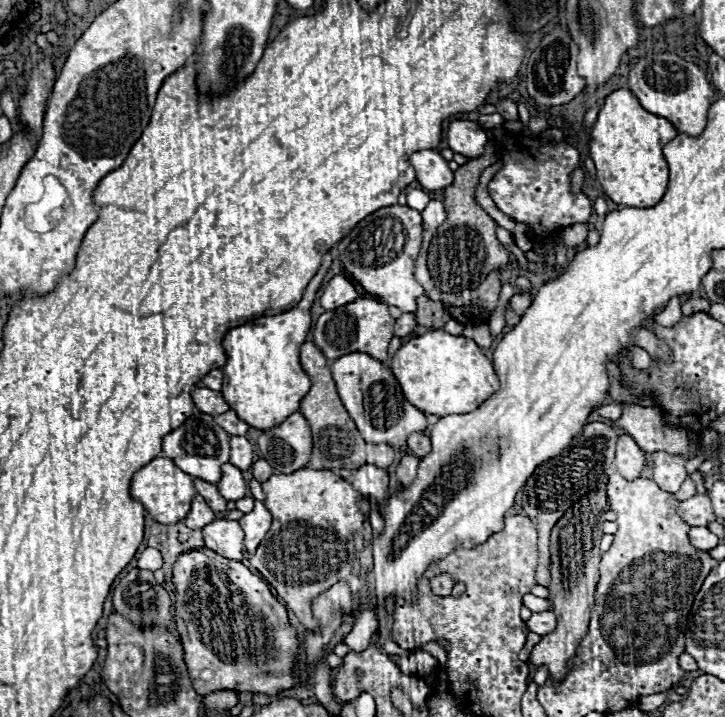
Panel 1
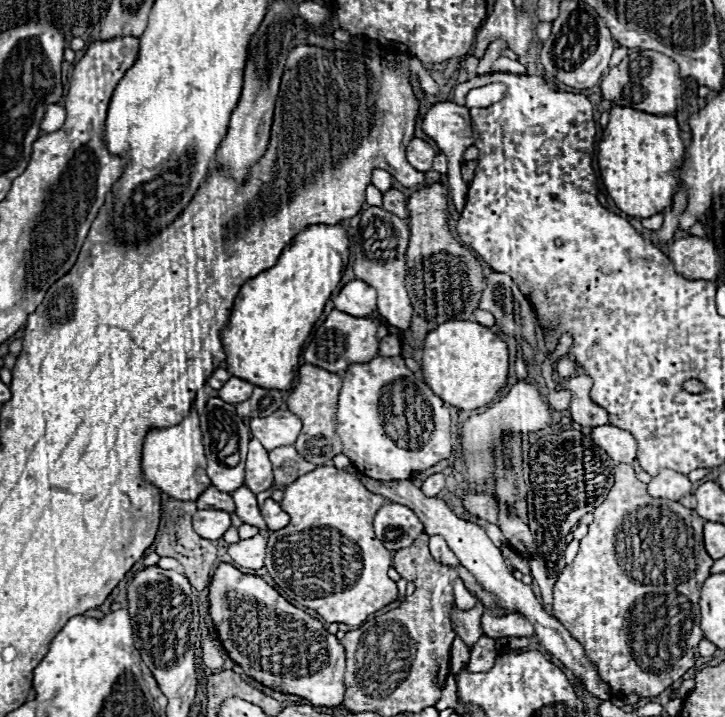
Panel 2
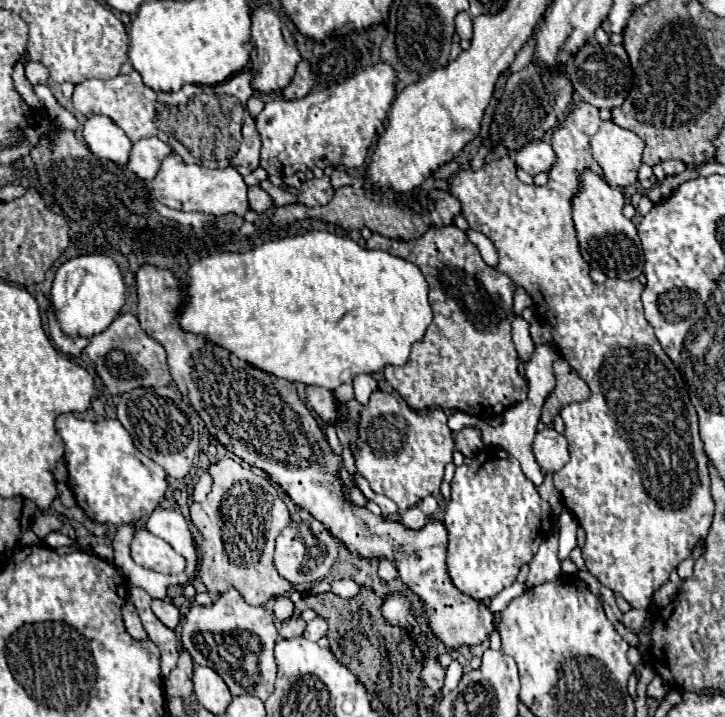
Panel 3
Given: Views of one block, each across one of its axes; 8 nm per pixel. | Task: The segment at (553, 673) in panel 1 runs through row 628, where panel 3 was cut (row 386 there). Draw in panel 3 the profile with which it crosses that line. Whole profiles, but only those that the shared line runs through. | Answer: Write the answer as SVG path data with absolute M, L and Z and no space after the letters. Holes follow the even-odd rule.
M564 358L554 360L552 364L554 368L554 378L556 378L556 386L550 392L550 396L544 402L542 408L542 422L552 424L554 416L572 402L582 402L590 396L590 388L586 386L586 382L568 366L568 362L564 362Z

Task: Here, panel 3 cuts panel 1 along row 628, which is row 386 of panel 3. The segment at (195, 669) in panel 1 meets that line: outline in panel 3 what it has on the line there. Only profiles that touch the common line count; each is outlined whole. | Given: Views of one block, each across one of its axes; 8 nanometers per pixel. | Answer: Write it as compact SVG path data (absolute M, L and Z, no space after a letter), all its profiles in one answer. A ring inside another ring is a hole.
M142 266L138 270L136 274L138 320L144 332L164 346L168 354L170 374L174 378L184 378L190 404L200 414L200 418L206 422L206 428L210 430L210 434L222 446L226 446L226 450L234 452L238 458L242 458L250 466L264 470L274 482L278 482L286 490L286 494L294 500L294 504L300 508L306 508L316 520L320 520L332 532L332 536L338 538L350 550L350 554L366 558L366 560L384 560L384 558L390 560L396 566L400 580L420 598L420 602L424 602L424 616L428 620L428 626L448 650L456 650L458 646L482 644L494 630L494 614L480 600L474 600L472 596L466 596L460 590L456 590L456 586L452 586L448 572L446 572L448 534L444 530L444 524L438 520L430 520L422 530L410 530L400 522L388 520L384 516L376 516L368 508L360 508L352 504L340 480L342 458L330 448L316 418L300 400L296 386L288 380L282 380L260 368L246 364L244 360L232 356L228 350L206 342L202 336L184 332L178 326L178 312L182 308L184 290L170 288L170 280L176 280L170 270L162 270L156 266Z

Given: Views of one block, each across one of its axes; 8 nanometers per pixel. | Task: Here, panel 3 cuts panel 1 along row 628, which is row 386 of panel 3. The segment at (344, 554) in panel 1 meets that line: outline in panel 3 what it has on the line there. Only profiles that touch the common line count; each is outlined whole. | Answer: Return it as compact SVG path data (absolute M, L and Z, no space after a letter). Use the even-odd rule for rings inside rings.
M306 386L306 402L324 422L336 422L340 418L338 404L334 402L332 392L326 388Z

